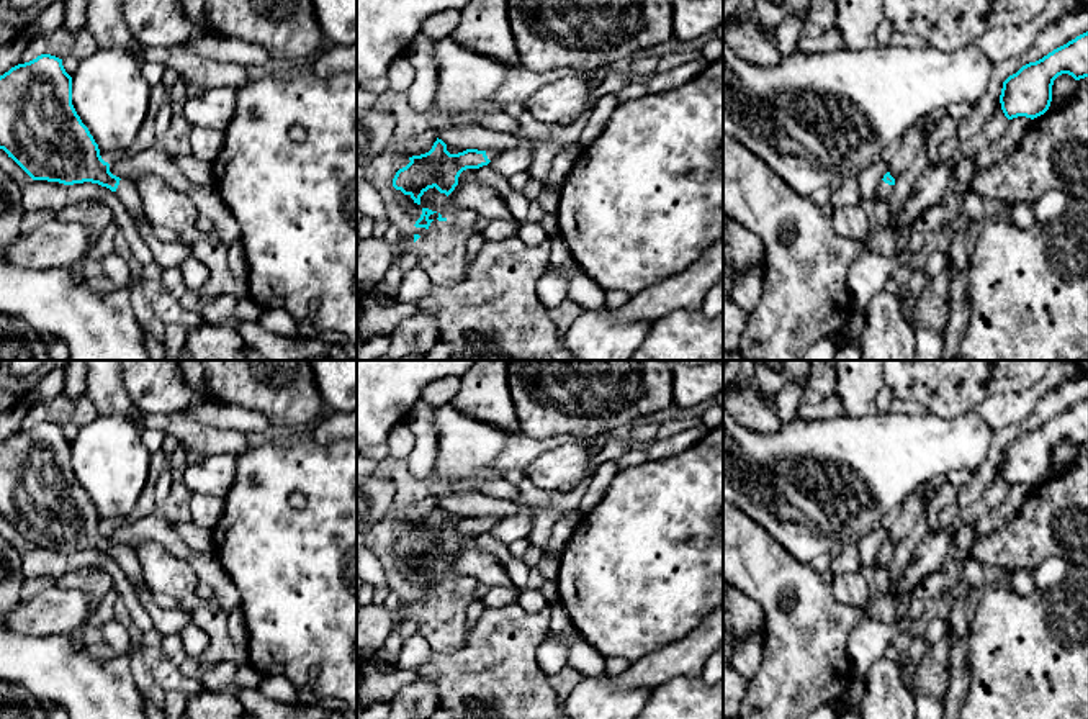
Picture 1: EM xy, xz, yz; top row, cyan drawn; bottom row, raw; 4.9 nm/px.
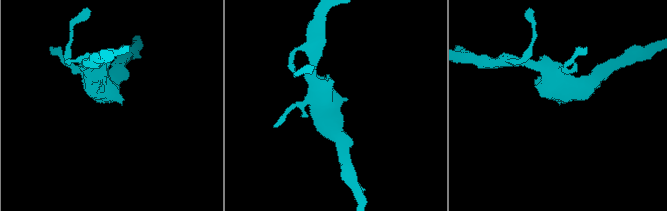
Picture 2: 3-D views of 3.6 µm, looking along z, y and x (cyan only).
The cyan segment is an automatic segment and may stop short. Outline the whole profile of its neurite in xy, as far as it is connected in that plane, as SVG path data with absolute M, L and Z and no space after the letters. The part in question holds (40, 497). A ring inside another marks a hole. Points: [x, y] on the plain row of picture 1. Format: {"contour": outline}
{"contour": "M41 421L0 442L0 516L33 547L98 550L116 560L133 586L147 586L134 550L113 542L101 526L98 511L72 472L72 444L56 423Z"}

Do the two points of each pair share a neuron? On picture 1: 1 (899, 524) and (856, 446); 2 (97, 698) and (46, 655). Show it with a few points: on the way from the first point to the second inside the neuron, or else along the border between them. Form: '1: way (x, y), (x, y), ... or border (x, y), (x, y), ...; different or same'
1: border (913, 492), (885, 523); different
2: way (84, 685), (59, 669); same

